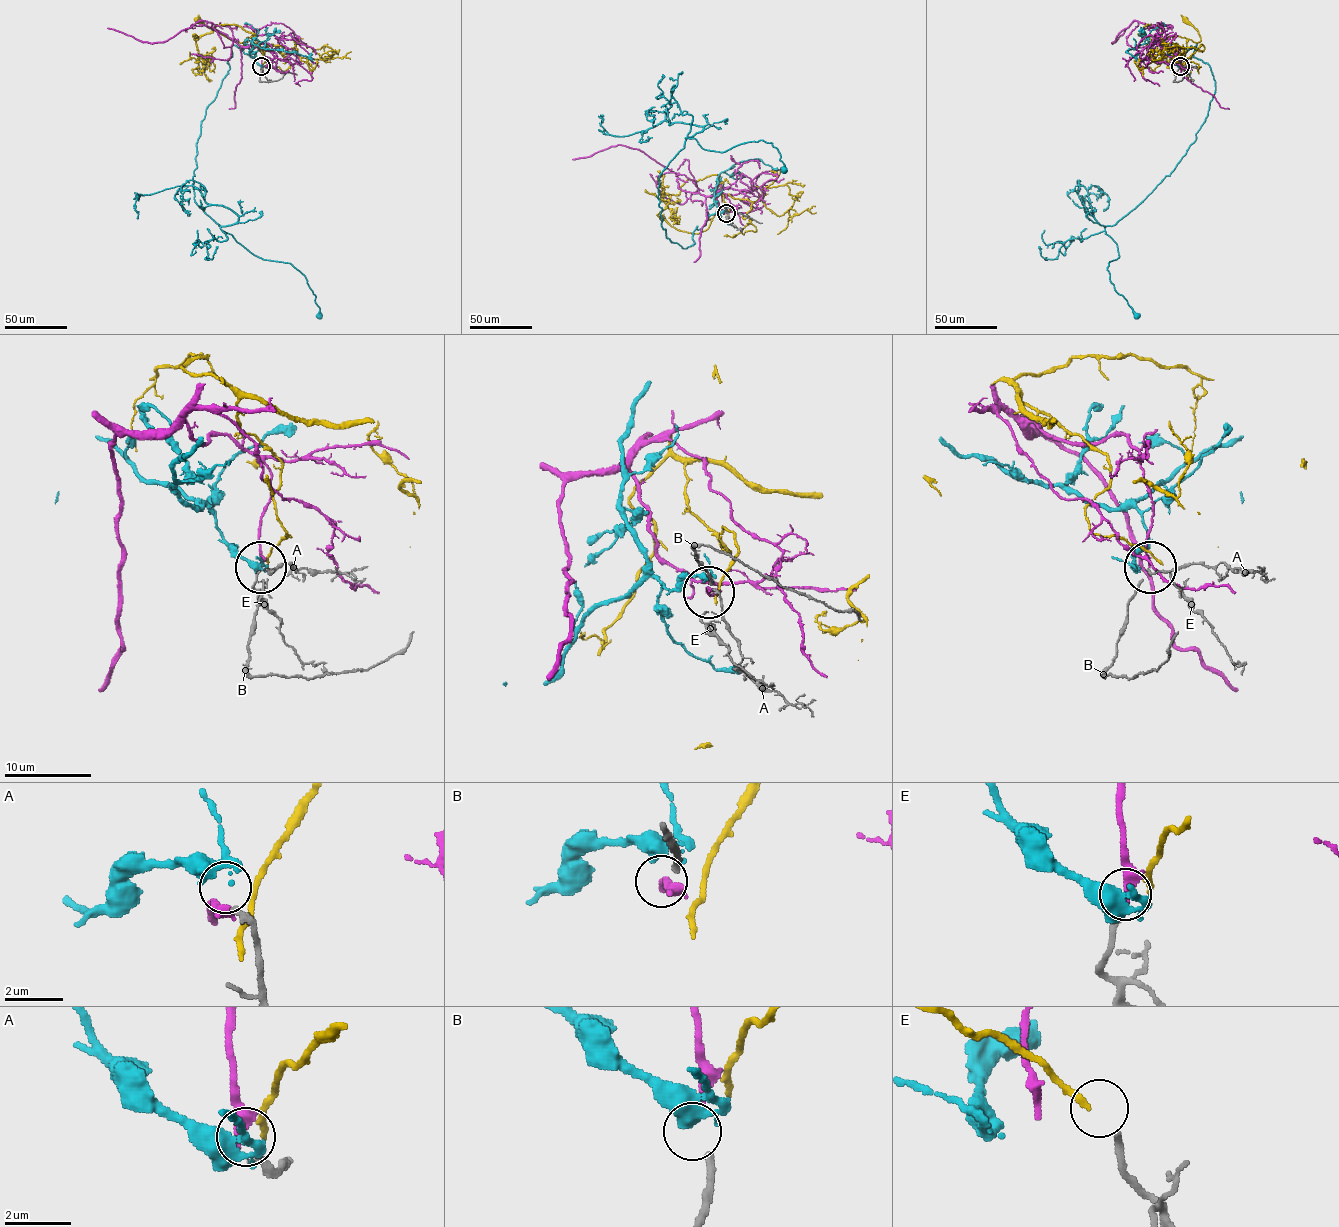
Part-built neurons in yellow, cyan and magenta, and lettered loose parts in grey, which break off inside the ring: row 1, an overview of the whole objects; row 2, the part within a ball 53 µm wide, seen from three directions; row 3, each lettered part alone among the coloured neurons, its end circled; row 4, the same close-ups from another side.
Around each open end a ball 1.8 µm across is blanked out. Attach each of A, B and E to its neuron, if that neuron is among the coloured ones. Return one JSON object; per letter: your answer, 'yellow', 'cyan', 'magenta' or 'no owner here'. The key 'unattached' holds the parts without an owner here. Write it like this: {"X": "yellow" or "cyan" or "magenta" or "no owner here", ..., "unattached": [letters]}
{"A": "no owner here", "B": "magenta", "E": "yellow", "unattached": ["A"]}

